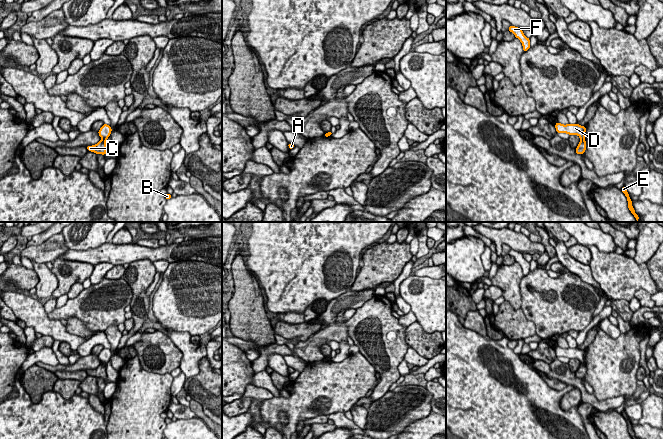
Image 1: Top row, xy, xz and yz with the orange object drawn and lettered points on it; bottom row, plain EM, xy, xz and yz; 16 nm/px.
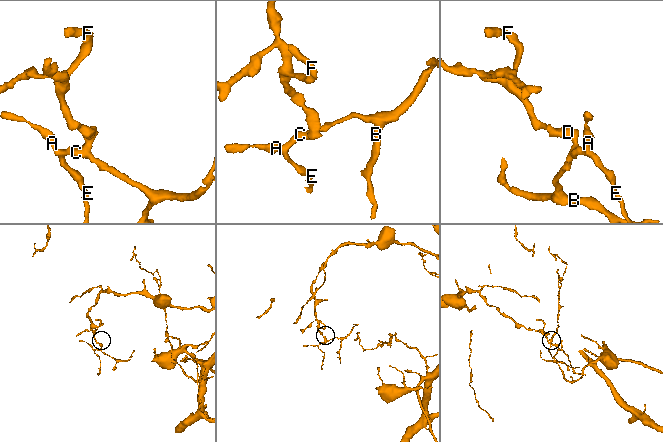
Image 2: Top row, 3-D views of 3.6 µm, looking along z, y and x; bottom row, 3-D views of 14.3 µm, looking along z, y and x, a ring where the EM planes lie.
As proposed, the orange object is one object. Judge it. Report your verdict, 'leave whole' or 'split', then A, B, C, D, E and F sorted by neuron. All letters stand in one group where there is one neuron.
split | A B C E / D F

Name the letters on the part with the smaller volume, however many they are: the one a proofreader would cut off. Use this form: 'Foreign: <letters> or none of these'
Foreign: A, B, C, E

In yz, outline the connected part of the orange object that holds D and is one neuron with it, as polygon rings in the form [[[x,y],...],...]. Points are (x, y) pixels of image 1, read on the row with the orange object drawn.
[[[559,122],[555,124],[556,133],[567,133],[569,135],[578,135],[580,139],[585,138],[586,127],[579,124],[567,124],[563,125]]]

